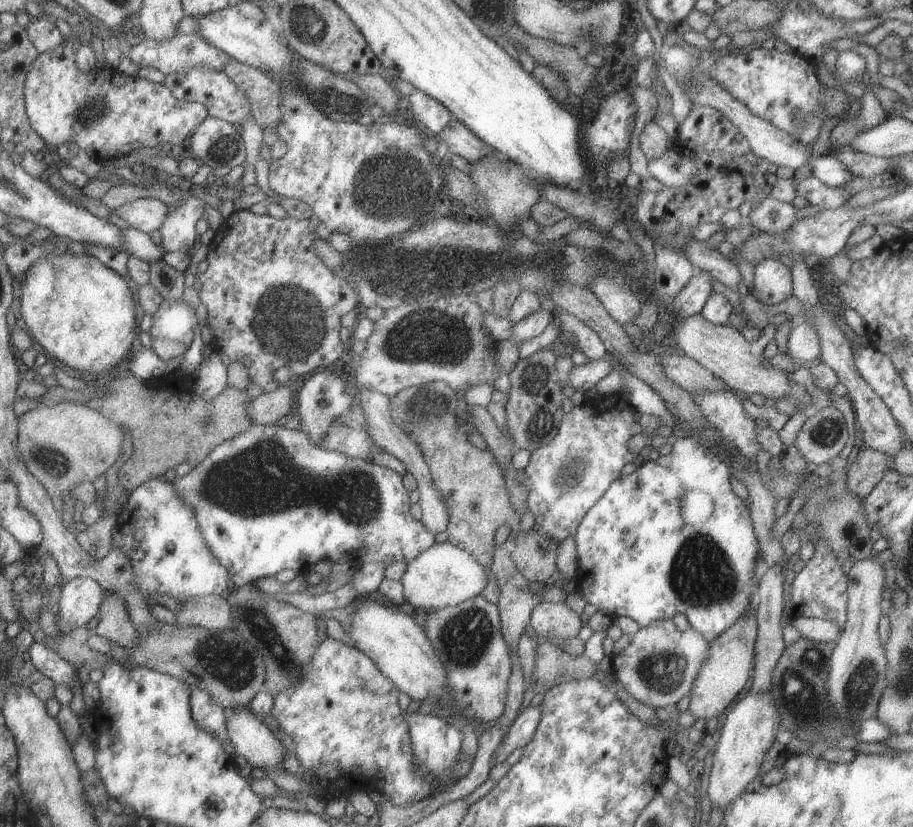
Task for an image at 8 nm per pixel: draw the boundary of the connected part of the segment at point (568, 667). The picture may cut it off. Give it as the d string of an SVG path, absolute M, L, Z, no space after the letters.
M537 642L535 650L535 682L545 682L547 686L559 686L569 680L587 680L599 672L597 664L587 656L571 656L563 652L561 644Z

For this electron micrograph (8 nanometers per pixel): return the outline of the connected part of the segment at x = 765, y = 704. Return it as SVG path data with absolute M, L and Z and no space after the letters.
M747 692L723 718L725 726L719 732L719 746L713 752L713 768L709 776L707 796L713 806L725 810L741 792L743 788L761 774L761 764L767 758L767 750L775 742L775 734L781 730L781 718L771 692L755 694Z

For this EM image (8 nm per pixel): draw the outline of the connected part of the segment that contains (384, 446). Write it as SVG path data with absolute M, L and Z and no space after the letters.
M361 390L359 392L359 402L361 402L361 412L365 416L365 430L369 434L369 438L373 440L373 444L377 444L379 450L395 456L397 460L401 460L407 468L407 472L411 476L415 476L417 480L417 492L419 492L419 506L421 506L421 524L427 532L431 532L433 536L439 534L439 532L445 532L447 530L447 524L449 524L449 508L443 500L443 494L435 488L433 484L433 478L431 478L431 472L429 472L429 466L425 464L425 458L419 450L419 446L393 422L391 418L391 402L389 402L389 396L385 394L377 394L373 390Z

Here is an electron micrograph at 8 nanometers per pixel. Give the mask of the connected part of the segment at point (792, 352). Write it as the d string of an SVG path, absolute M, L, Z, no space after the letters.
M797 322L787 340L787 354L805 366L805 362L821 360L821 342L817 330L805 322Z

